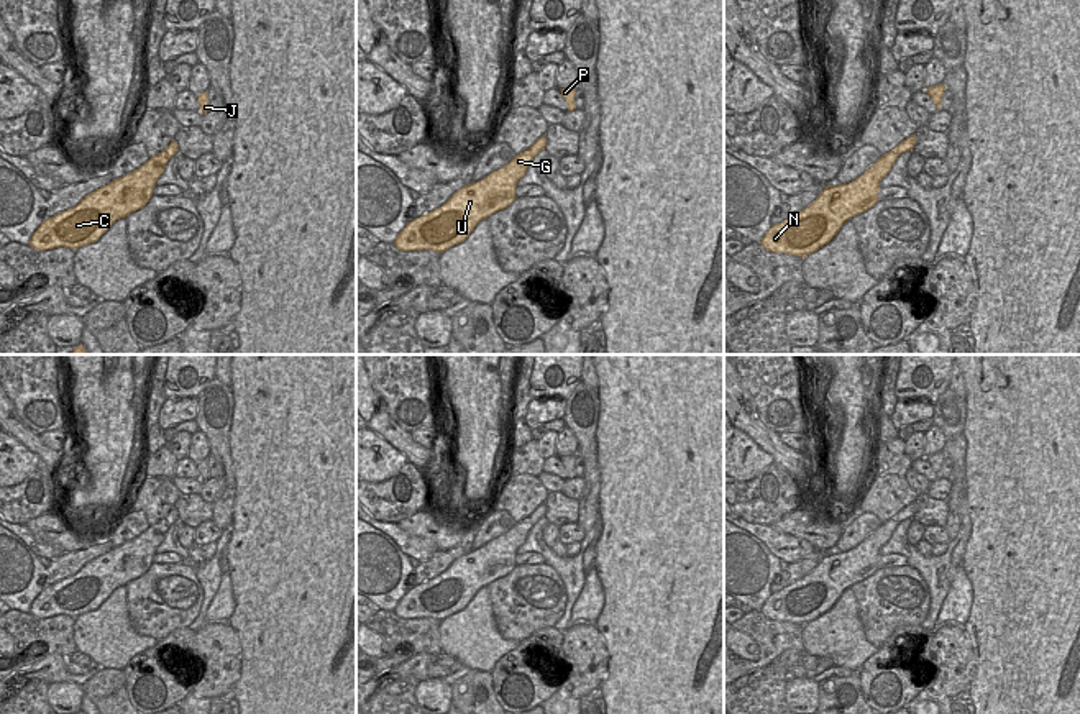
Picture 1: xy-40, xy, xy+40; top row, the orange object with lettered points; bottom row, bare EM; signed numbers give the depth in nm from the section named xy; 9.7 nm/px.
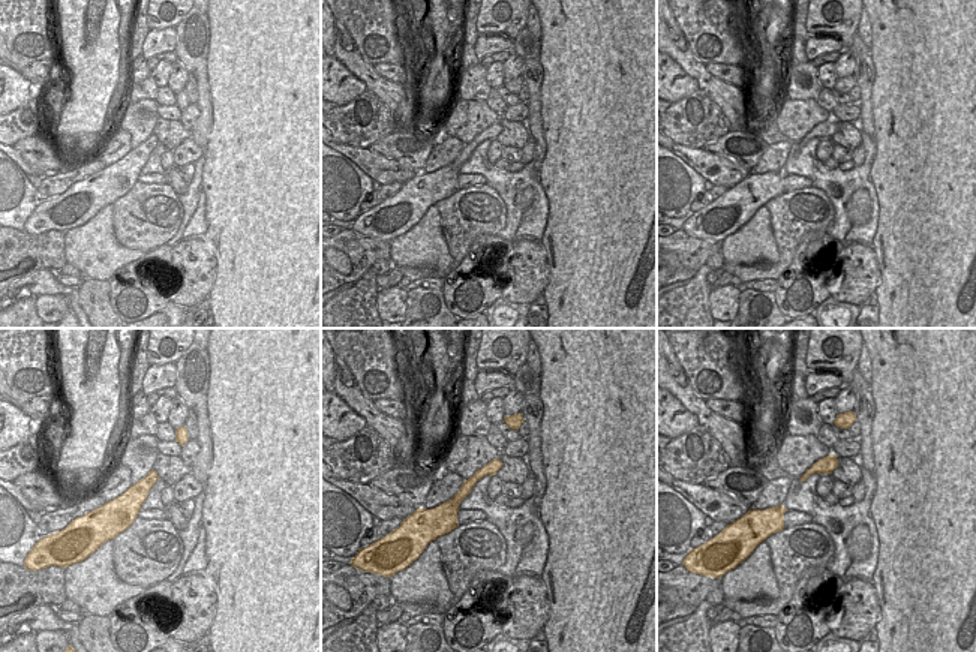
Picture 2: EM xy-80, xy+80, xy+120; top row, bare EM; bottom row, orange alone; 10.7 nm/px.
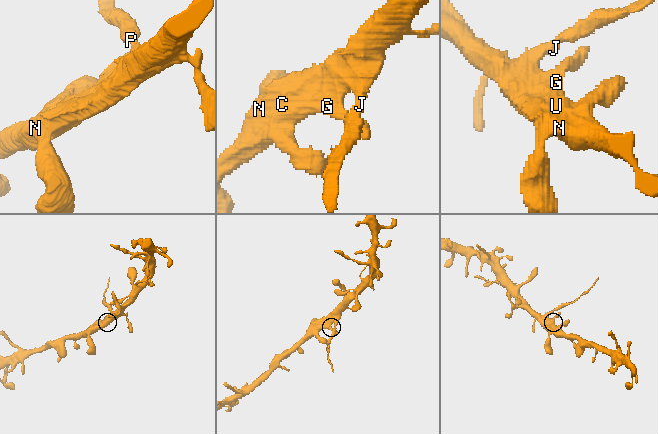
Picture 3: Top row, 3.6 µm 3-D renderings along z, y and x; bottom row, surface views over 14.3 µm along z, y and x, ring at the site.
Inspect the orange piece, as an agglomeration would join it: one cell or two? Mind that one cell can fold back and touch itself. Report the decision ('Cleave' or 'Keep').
Cleave

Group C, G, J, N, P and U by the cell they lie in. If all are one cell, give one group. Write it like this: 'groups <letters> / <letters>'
groups C G J N U / P

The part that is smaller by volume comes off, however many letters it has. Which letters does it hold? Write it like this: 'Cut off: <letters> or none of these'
Cut off: P

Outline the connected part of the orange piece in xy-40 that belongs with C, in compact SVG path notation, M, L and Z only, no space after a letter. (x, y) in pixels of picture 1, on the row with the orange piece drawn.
M171 141L133 172L85 195L74 208L44 220L31 235L30 246L38 251L61 246L77 249L98 241L117 220L149 202L156 181L177 151L177 141Z

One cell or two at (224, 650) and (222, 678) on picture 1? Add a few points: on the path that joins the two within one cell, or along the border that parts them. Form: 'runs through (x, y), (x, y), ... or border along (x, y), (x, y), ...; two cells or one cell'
runs through (222, 657), (222, 672); one cell

